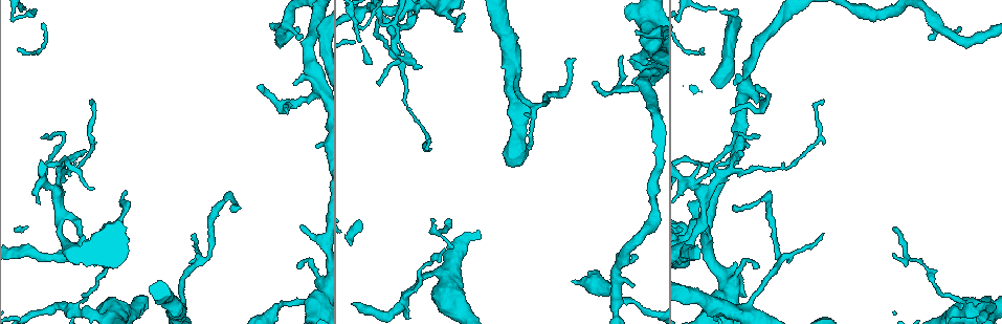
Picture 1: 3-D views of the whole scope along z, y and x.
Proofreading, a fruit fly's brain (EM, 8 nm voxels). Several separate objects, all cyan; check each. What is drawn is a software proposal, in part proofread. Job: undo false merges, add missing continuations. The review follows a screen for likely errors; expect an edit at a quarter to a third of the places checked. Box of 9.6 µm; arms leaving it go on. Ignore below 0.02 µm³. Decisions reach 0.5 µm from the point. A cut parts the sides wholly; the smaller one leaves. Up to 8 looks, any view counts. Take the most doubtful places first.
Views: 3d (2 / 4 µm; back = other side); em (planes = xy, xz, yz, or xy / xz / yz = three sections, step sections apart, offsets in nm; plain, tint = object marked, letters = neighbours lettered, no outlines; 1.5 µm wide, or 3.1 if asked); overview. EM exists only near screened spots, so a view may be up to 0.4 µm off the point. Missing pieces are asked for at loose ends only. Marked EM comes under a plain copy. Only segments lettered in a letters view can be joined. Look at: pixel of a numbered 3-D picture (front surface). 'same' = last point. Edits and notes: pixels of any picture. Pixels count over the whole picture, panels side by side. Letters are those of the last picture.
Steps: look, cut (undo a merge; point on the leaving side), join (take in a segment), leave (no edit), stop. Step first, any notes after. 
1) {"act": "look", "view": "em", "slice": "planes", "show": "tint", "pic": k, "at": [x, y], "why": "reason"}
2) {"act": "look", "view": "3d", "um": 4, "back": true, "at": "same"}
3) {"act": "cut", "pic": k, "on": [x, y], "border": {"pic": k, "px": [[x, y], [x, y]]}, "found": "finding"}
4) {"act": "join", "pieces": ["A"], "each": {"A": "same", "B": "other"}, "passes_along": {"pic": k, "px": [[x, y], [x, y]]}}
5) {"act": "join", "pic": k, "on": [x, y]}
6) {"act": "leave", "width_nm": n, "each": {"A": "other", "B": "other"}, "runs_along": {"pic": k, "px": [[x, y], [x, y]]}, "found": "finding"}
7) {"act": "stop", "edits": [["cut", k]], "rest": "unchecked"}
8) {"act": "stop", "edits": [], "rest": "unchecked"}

{"act": "look", "view": "3d", "um": 4, "pic": 1, "at": [386, 19], "why": "two arms at a narrow angle"}

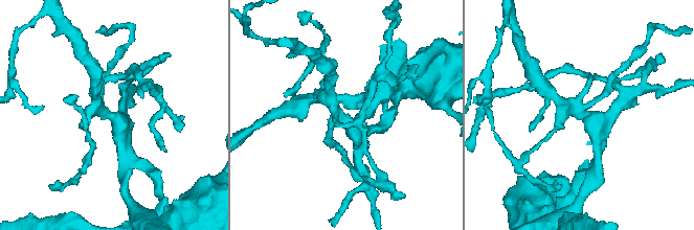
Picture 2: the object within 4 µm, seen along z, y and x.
{"act": "look", "view": "em", "slice": "planes", "show": "tint", "pic": 2, "at": [580, 115]}

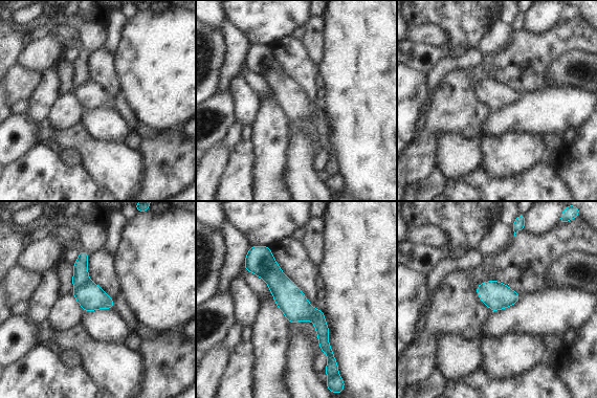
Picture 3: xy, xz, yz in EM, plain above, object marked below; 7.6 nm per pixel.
{"act": "look", "view": "em", "slice": "planes", "show": "letters", "at": "same"}

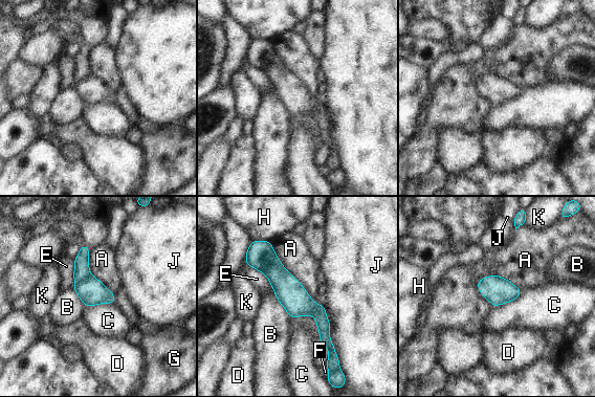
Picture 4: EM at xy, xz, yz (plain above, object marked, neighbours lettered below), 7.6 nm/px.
{"act": "cut", "pic": 4, "on": [91, 291], "each": {"A": "other", "B": "other", "C": "other", "D": "other", "E": "other", "F": "other", "G": "other", "H": "other", "J": "other", "K": "other"}, "border": {"pic": 4, "px": [[89, 274], [75, 282]]}, "found": "two cells meet here"}

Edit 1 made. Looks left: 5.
{"act": "look", "view": "3d", "um": 2, "back": true, "pic": 1, "at": [735, 83], "why": "branch stops here"}

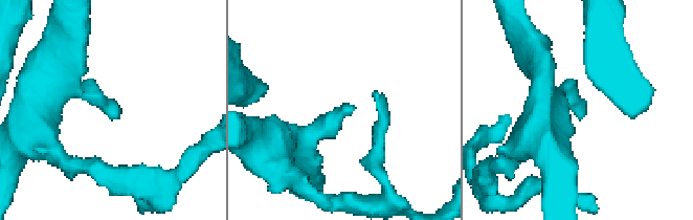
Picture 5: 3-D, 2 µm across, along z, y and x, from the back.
{"act": "look", "view": "em", "slice": "planes", "show": "tint", "pic": 5, "at": [350, 112]}

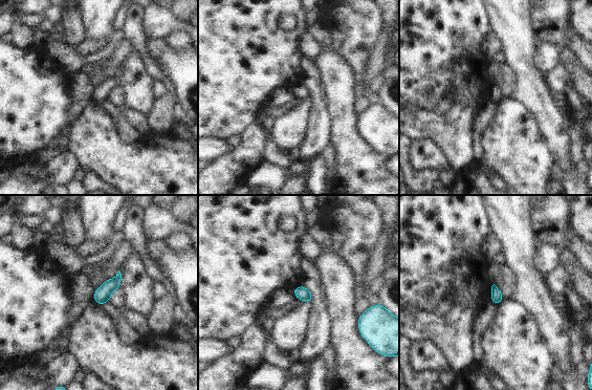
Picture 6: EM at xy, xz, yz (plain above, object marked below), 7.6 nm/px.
{"act": "look", "view": "em", "slice": "planes", "show": "letters", "at": "same", "why": "see the neighbours"}

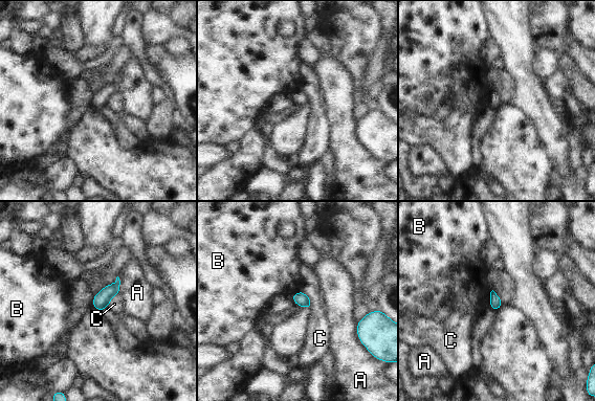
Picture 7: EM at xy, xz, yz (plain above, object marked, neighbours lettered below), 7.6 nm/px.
{"act": "leave", "each": {"A": "other", "B": "other", "C": "other"}, "border": {"pic": 7, "px": [[492, 290], [490, 292], [489, 306]]}, "found": "no lettered segment goes on from it"}

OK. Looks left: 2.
{"act": "look", "view": "em", "slice": "yz", "step": 8, "show": "letters", "pic": 1, "at": [637, 30], "why": "branch stops here"}

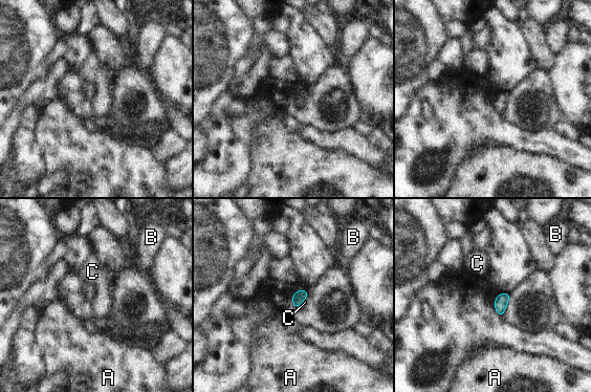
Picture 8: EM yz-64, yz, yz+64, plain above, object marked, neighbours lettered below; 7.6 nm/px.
{"act": "look", "view": "em", "slice": "xy", "step": 4, "show": "letters", "at": "same"}

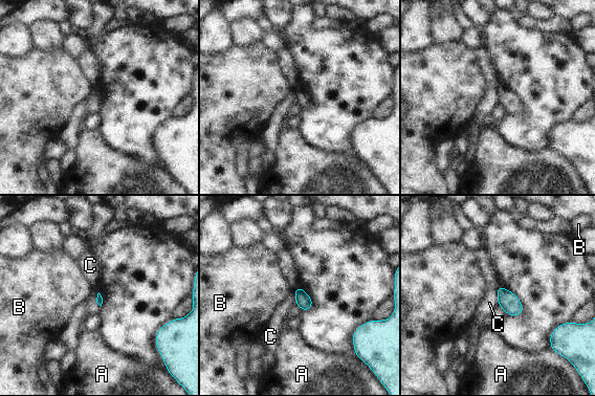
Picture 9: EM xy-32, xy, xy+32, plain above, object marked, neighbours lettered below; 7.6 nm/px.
{"act": "leave", "each": {"A": "other", "B": "other", "C": "other"}, "border": {"pic": 9, "px": [[500, 285], [497, 289], [498, 305]]}, "found": "none of them fits"}

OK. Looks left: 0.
{"act": "stop", "edits": [["cut", 4]], "rest": "unchecked"}

